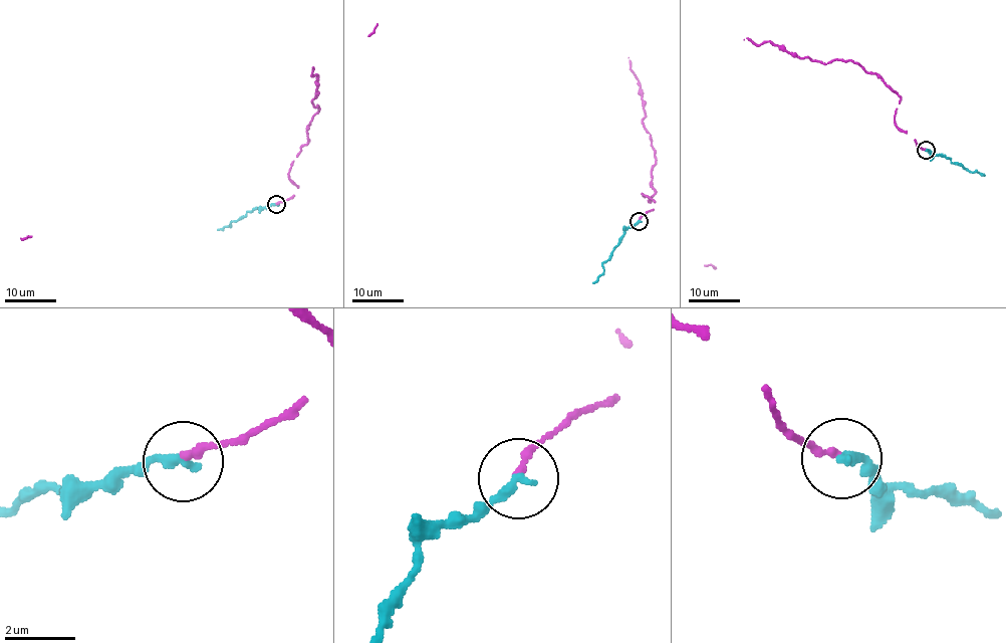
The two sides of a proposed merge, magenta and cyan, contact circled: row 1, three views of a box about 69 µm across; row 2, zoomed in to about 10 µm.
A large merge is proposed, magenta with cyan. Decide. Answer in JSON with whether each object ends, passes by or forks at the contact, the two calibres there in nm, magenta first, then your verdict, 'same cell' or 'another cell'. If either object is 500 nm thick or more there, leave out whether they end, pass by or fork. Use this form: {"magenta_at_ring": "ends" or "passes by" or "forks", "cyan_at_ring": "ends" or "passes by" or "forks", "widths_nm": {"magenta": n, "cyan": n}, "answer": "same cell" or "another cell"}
{"magenta_at_ring": "ends", "cyan_at_ring": "ends", "widths_nm": {"magenta": 200, "cyan": 280}, "answer": "same cell"}

